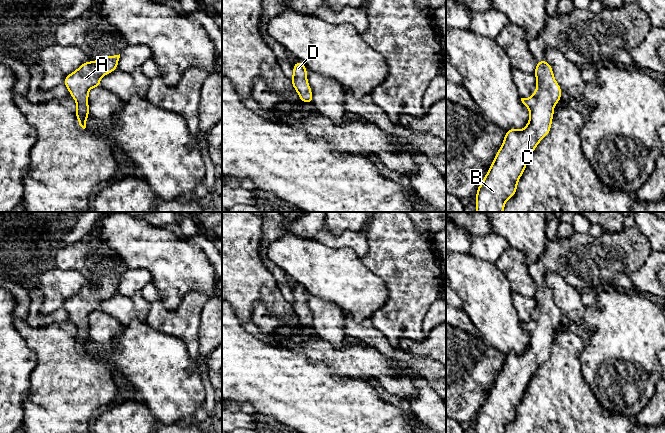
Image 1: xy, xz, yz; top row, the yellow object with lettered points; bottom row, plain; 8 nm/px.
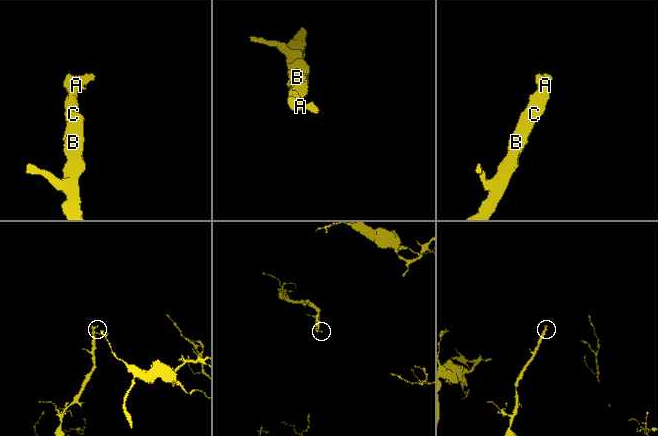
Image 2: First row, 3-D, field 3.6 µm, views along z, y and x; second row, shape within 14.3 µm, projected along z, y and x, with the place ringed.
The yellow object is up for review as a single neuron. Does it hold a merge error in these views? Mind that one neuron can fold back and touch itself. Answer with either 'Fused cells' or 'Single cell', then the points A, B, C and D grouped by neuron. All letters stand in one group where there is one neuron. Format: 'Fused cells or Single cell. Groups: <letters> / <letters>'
Single cell. Groups: A B C D

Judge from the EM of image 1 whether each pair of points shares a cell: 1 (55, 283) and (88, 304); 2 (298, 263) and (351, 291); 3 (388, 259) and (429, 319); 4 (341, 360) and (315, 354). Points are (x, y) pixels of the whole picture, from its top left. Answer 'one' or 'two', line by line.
1: two
2: one
3: two
4: one

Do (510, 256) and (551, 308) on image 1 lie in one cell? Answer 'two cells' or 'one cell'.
two cells

